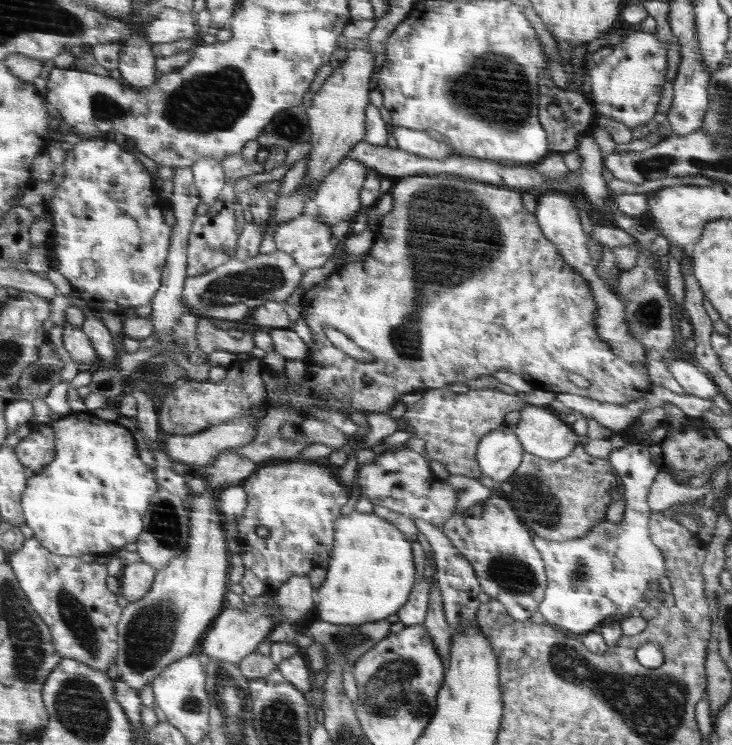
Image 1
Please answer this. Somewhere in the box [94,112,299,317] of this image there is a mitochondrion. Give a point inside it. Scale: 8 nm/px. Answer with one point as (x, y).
(234, 287)

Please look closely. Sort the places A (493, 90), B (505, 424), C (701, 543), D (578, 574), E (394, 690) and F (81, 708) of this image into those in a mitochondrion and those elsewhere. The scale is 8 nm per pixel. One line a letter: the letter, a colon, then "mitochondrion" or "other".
A: mitochondrion
B: other
C: other
D: mitochondrion
E: mitochondrion
F: mitochondrion

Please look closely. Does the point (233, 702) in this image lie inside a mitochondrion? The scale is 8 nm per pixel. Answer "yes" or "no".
yes

